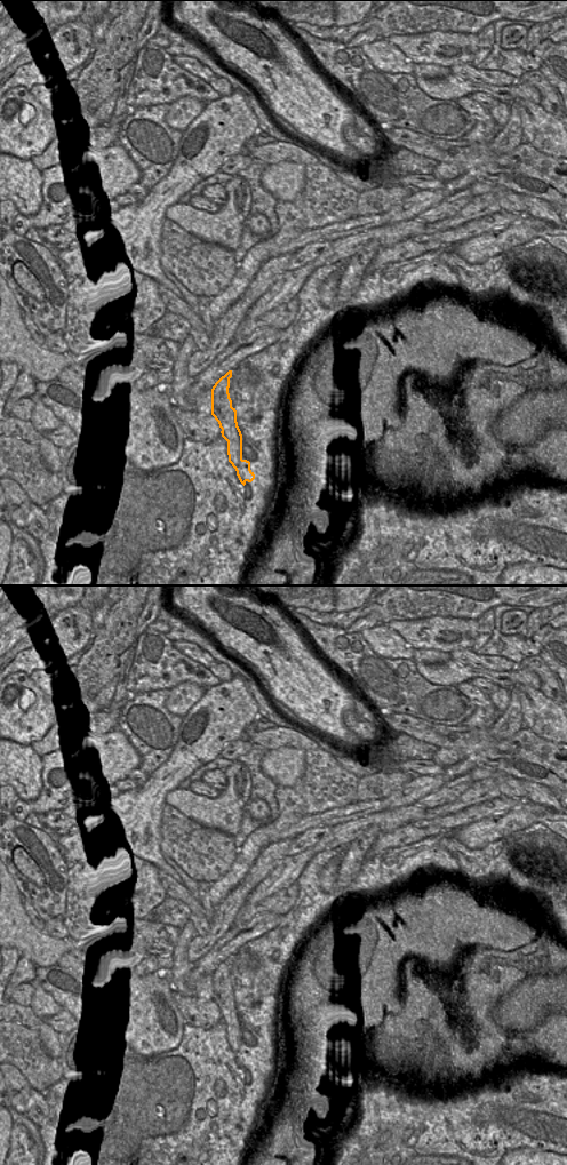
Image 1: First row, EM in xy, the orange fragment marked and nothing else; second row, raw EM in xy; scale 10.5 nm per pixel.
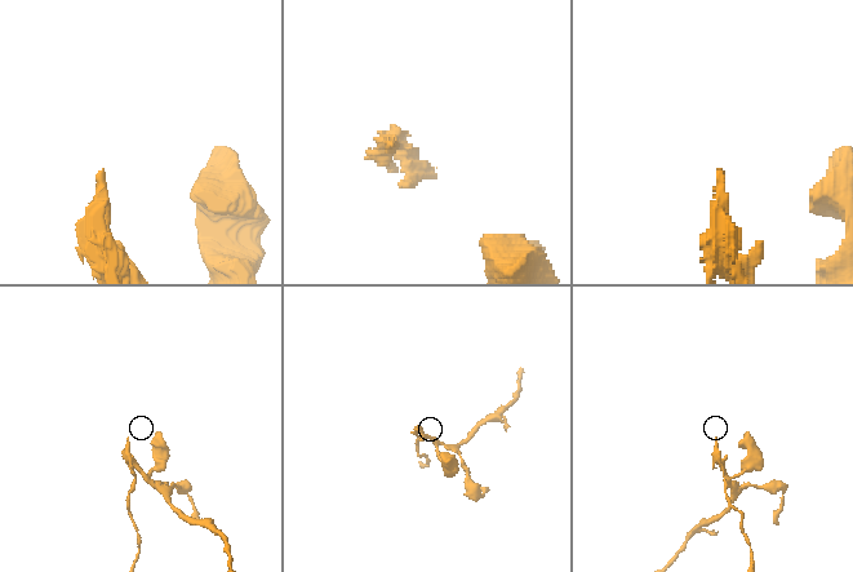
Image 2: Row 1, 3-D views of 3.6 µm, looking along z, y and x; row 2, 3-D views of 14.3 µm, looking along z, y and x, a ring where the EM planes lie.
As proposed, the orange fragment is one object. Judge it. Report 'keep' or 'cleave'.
cleave

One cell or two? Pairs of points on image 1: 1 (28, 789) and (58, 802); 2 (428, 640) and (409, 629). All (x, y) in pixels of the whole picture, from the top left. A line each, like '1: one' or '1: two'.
1: two
2: one

